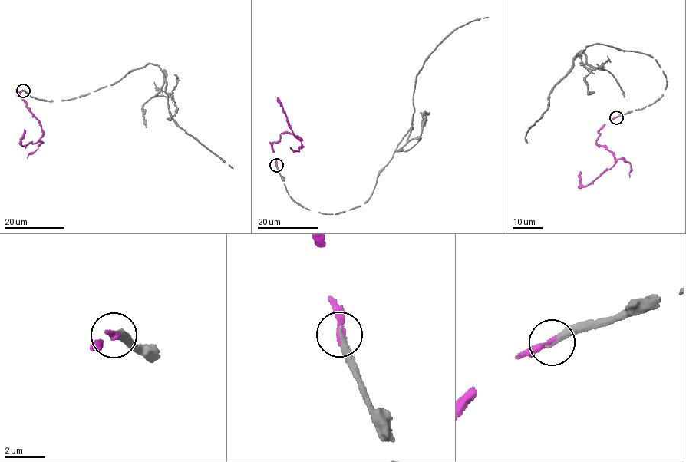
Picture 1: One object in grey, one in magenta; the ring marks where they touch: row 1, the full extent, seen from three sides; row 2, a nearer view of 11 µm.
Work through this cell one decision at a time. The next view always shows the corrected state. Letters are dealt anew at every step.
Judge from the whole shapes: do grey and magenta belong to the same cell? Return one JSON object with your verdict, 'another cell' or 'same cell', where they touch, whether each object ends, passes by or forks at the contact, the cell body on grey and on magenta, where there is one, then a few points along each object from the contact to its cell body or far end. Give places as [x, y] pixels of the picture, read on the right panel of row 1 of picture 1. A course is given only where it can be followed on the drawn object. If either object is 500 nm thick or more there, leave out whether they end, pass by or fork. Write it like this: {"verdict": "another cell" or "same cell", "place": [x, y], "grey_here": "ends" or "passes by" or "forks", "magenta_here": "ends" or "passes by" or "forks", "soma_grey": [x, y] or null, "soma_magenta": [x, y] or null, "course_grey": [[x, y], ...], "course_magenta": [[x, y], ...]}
{"verdict": "same cell", "place": [616, 117], "grey_here": "ends", "magenta_here": "ends", "soma_grey": null, "soma_magenta": null, "course_grey": [[616, 117], [661, 97], [666, 75], [650, 55], [591, 44], [554, 87], [542, 117], [527, 131], [527, 143]], "course_magenta": [[616, 117], [598, 130], [595, 142], [612, 153], [615, 161], [609, 169], [586, 186], [581, 183], [580, 172]]}

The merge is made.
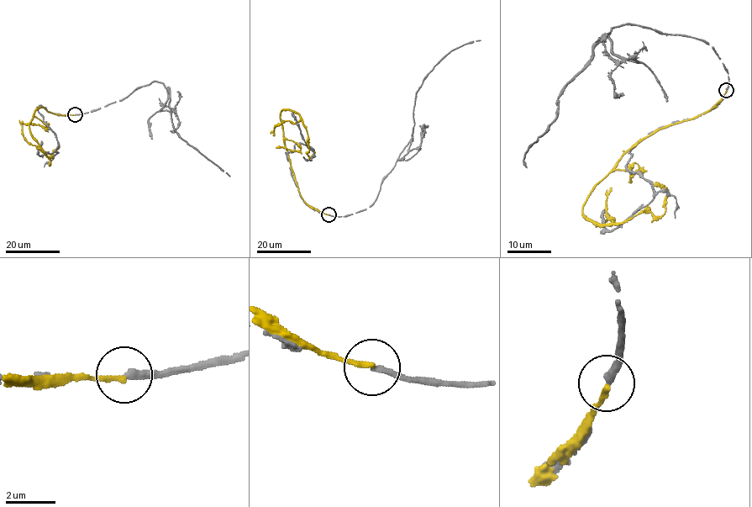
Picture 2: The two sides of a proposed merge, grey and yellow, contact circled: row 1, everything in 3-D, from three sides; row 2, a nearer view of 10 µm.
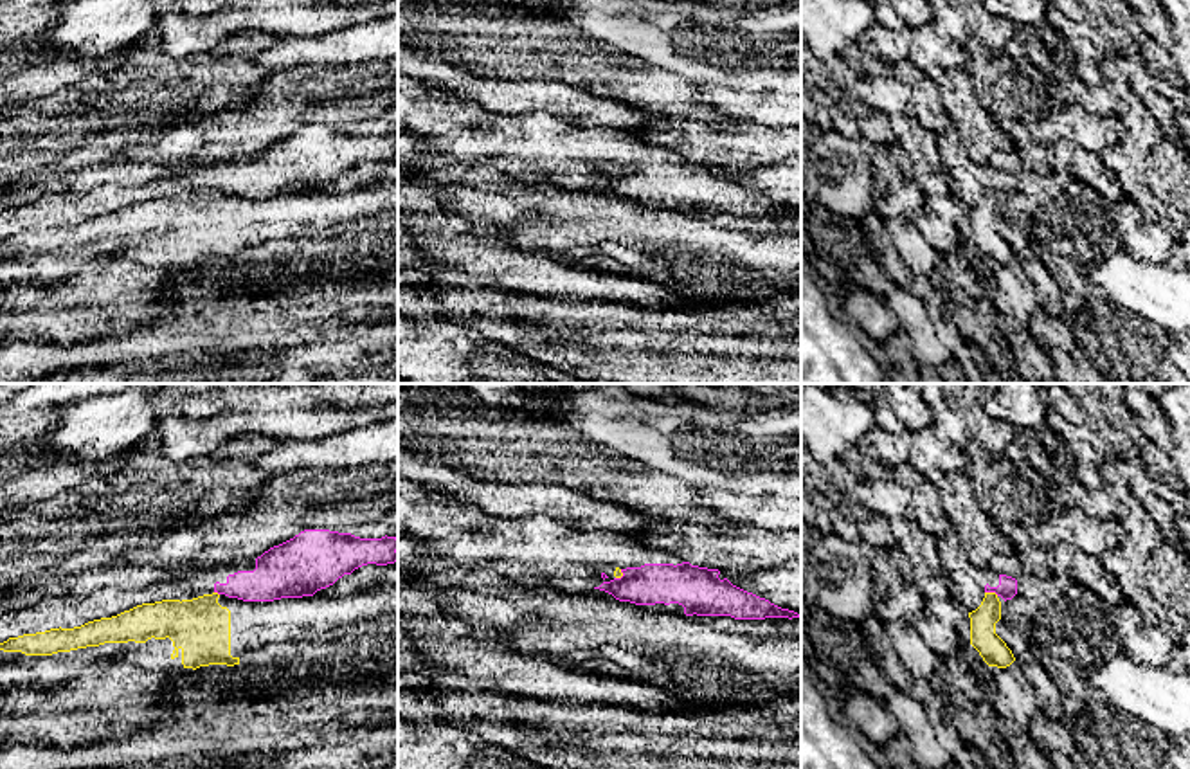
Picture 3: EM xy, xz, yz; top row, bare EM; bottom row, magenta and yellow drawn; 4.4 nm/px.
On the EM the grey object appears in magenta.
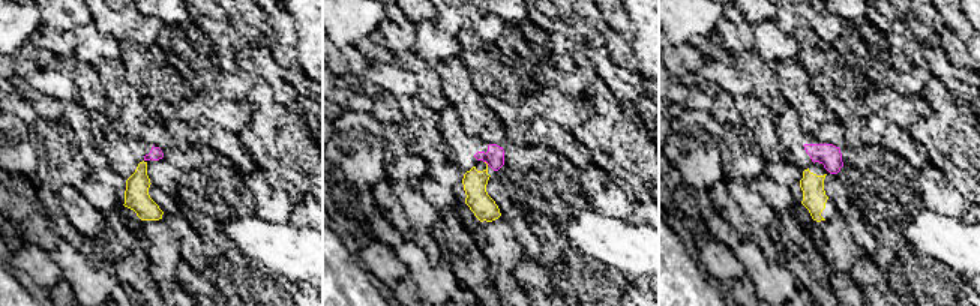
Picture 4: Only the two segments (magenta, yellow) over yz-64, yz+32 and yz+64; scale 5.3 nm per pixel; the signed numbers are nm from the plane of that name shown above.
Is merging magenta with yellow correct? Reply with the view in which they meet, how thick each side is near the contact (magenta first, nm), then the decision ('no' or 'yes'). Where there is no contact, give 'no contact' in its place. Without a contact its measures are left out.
meets magenta in yz; 90 nm thick on the magenta side, 120 nm on the other; no

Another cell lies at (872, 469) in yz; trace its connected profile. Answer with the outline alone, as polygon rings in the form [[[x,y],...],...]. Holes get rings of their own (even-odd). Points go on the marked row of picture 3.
[[[857,447],[848,448],[841,459],[857,481],[880,479],[909,490],[915,501],[915,520],[933,537],[943,538],[954,529],[940,502],[934,479],[916,474],[909,463],[888,468],[880,461],[861,454]]]

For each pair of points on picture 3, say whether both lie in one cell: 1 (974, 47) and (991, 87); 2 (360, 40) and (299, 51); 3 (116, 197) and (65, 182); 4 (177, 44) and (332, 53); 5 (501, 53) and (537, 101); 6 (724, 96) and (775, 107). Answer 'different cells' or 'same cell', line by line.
1: same cell
2: same cell
3: different cells
4: different cells
5: different cells
6: same cell

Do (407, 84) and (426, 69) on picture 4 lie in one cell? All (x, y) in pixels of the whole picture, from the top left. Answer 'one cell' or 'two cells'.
two cells

